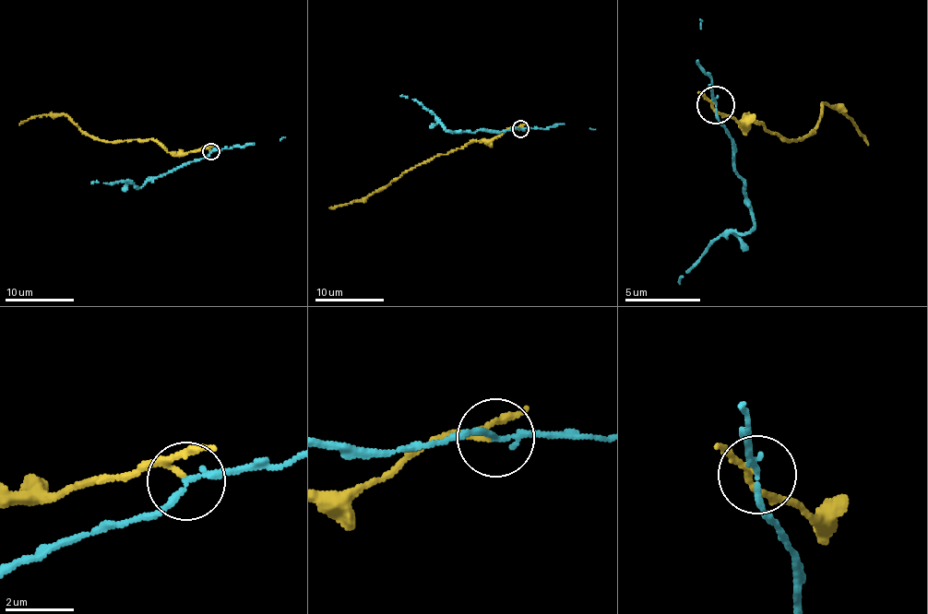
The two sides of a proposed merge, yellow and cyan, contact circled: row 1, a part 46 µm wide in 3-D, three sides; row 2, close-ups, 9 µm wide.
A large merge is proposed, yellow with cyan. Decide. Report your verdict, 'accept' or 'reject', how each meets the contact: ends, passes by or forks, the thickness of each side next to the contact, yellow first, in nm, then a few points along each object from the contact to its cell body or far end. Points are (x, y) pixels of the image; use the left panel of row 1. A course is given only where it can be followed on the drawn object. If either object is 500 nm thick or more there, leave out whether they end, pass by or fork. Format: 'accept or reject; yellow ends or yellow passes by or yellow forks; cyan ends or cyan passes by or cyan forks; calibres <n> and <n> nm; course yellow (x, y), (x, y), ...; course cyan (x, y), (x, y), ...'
reject; yellow passes by; cyan passes by; calibres 140 and 170 nm; course yellow (211, 150), (199, 149), (171, 154), (149, 139), (114, 143), (96, 139), (64, 114), (34, 116), (19, 125); course cyan (211, 151), (205, 159), (189, 161), (165, 175), (151, 177), (139, 187), (126, 180), (91, 183)

